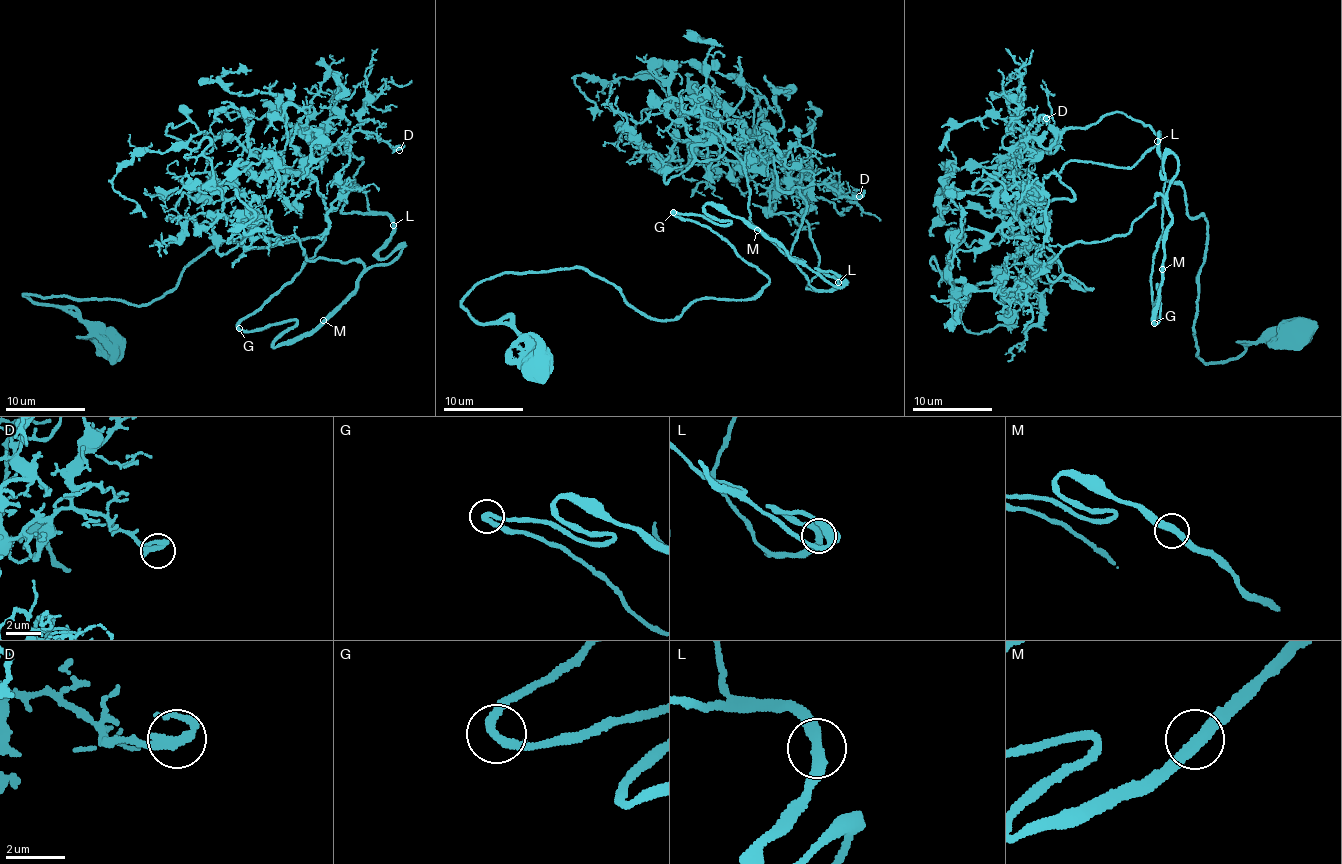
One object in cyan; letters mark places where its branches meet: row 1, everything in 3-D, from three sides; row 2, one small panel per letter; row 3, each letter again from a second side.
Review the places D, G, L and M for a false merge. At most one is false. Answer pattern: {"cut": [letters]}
{"cut": []}

